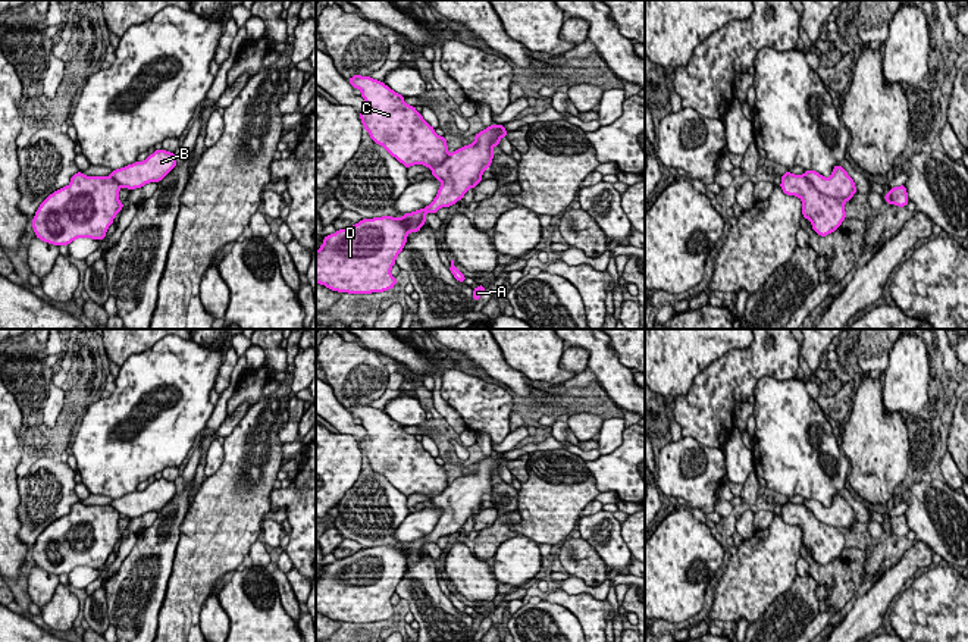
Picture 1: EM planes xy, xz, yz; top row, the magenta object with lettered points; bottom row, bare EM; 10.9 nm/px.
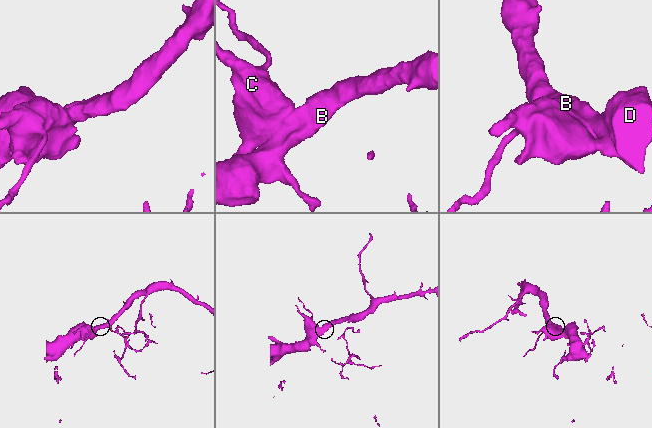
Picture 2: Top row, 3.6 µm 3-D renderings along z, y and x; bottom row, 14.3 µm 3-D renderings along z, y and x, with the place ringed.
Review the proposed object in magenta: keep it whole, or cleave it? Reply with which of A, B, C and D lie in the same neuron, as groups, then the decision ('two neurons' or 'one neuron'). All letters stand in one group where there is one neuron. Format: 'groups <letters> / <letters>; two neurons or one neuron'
groups A B D / C; two neurons

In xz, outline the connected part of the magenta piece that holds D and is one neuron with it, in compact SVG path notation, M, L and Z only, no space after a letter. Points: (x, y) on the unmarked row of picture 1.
M494 452L474 464L470 475L464 475L436 497L432 504L442 511L433 530L422 539L404 542L402 547L382 545L363 548L358 552L326 564L322 576L316 580L316 613L338 621L372 623L392 618L398 608L391 604L398 583L404 579L410 561L419 561L426 552L426 542L438 542L441 536L449 536L464 526L469 517L482 511L482 502L491 495L492 477L507 466L504 454Z

